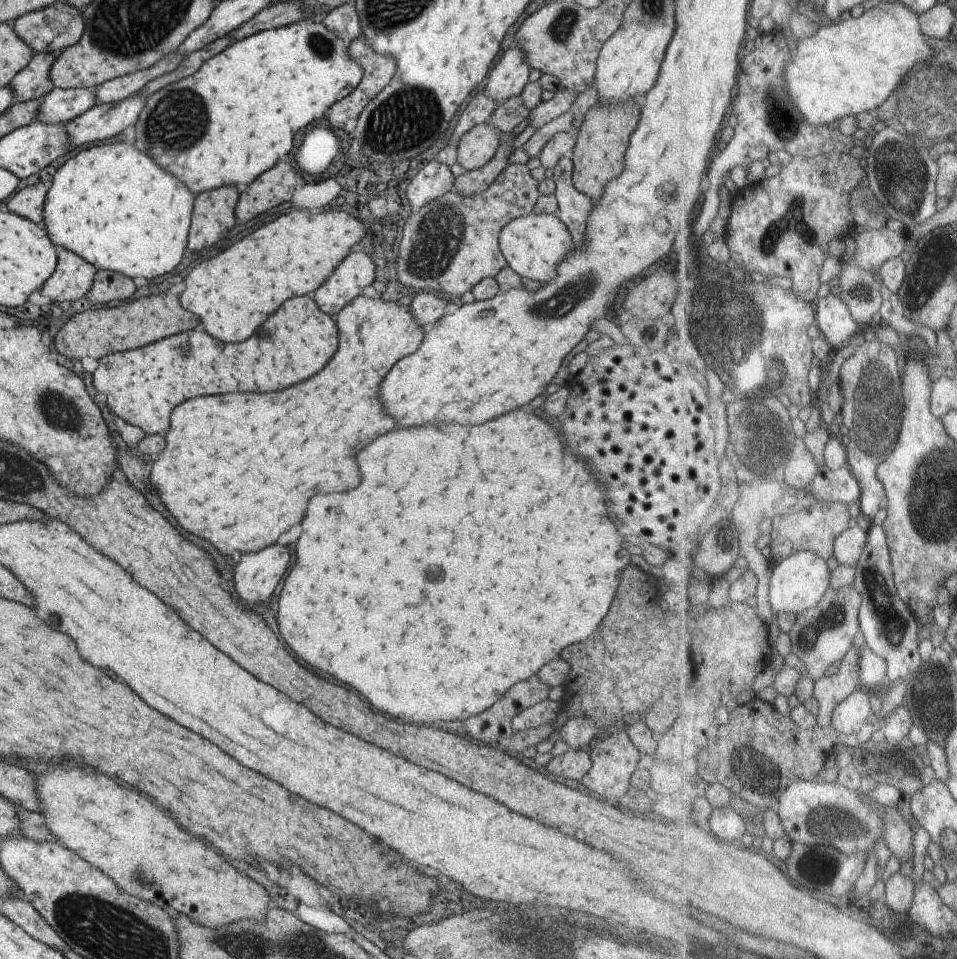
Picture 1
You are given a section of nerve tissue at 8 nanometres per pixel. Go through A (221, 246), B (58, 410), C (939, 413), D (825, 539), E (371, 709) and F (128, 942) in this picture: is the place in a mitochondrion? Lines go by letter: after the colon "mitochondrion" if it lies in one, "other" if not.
A: other
B: mitochondrion
C: other
D: other
E: other
F: mitochondrion

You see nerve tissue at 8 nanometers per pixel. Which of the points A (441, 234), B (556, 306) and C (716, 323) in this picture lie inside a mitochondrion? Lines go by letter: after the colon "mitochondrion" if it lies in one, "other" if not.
A: mitochondrion
B: mitochondrion
C: mitochondrion

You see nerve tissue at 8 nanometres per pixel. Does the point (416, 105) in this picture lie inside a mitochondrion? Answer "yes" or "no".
yes

